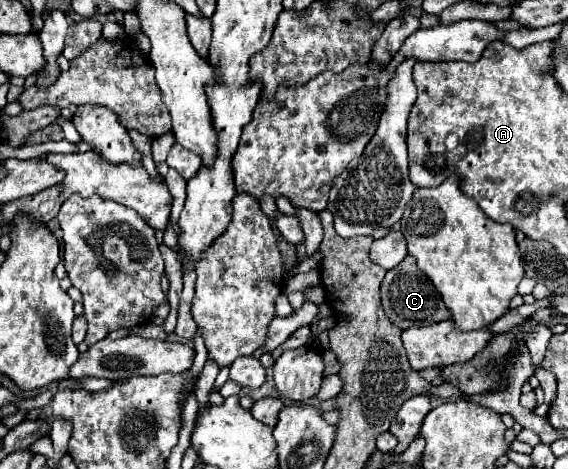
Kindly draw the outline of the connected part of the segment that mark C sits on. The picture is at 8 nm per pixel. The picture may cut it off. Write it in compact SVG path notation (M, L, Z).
M407 255L395 269L387 271L383 283L381 283L381 303L383 309L393 325L399 329L409 329L409 327L425 327L431 323L439 323L449 319L449 311L443 305L439 293L435 291L433 283L417 269L415 259Z

